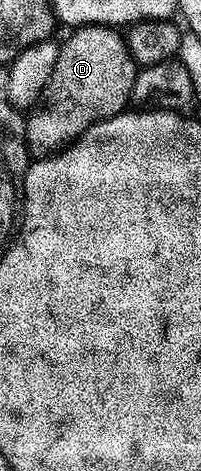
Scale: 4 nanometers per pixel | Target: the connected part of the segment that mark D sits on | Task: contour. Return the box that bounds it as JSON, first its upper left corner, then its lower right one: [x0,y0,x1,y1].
[26,25,137,158]

